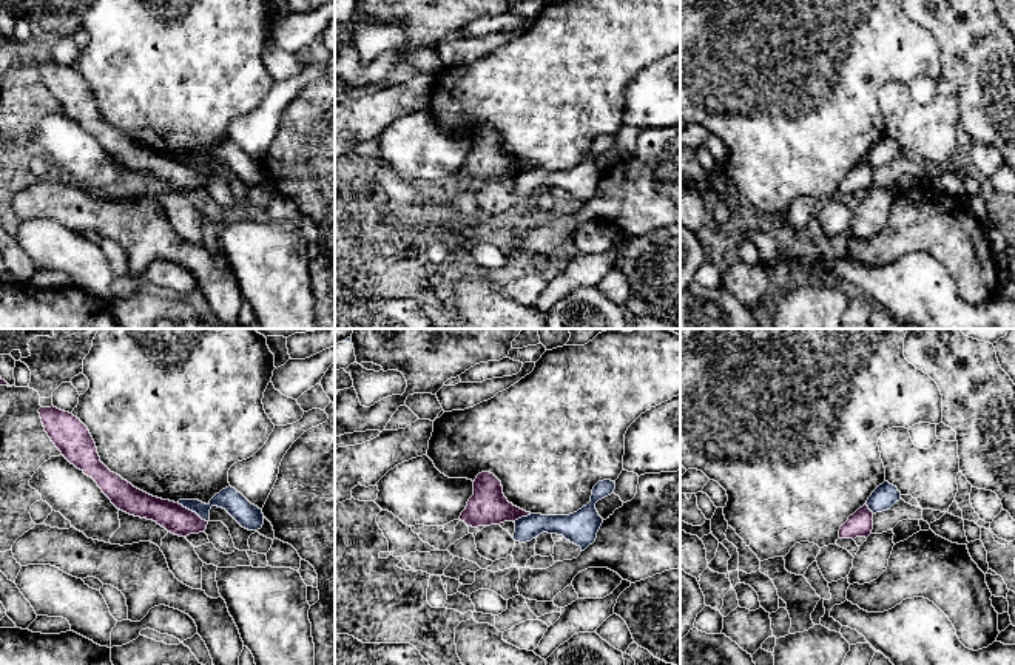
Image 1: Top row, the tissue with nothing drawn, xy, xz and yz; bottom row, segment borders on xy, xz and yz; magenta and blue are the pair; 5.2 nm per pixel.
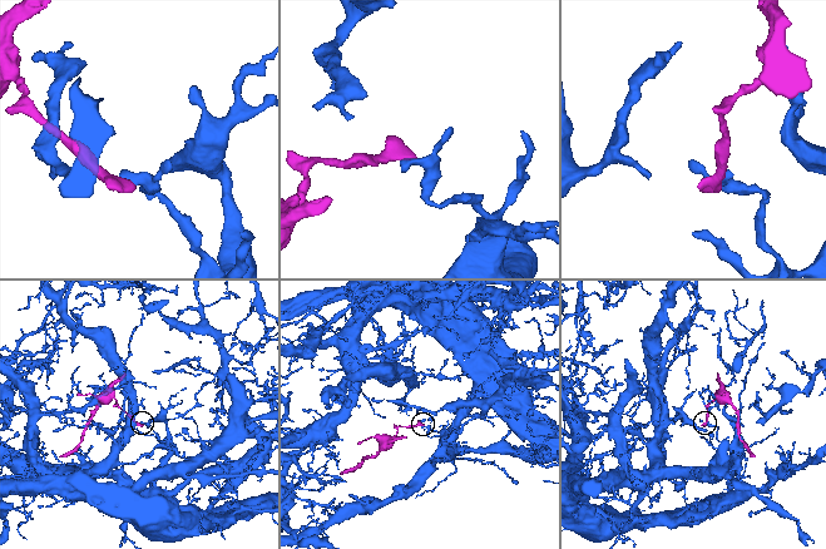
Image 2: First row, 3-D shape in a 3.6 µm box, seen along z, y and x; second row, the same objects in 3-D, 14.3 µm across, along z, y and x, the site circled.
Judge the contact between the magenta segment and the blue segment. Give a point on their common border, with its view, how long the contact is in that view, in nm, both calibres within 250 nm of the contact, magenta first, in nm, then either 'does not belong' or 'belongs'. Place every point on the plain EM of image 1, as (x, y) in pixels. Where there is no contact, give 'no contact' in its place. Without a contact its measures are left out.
xy (192, 165) | 190 nm | 150/120 nm | does not belong

